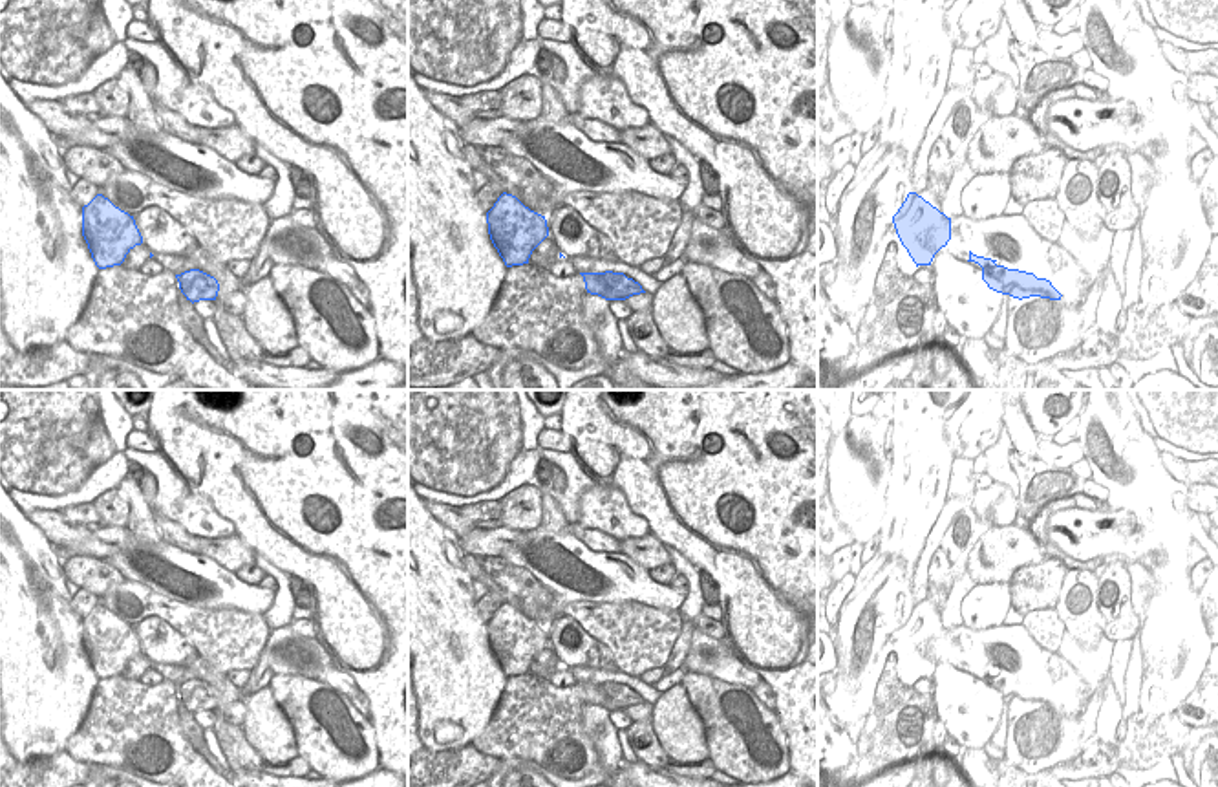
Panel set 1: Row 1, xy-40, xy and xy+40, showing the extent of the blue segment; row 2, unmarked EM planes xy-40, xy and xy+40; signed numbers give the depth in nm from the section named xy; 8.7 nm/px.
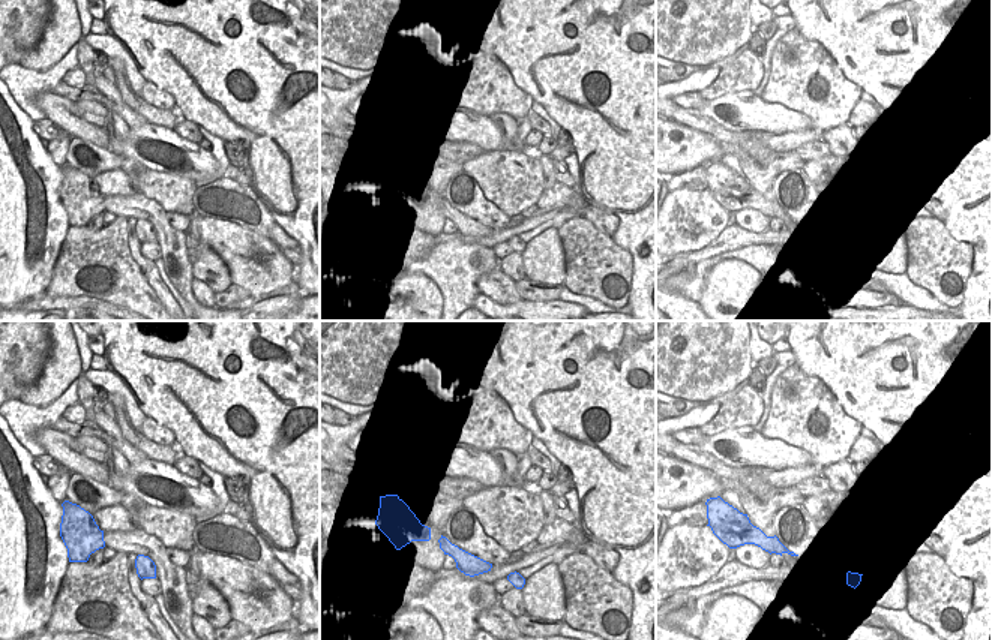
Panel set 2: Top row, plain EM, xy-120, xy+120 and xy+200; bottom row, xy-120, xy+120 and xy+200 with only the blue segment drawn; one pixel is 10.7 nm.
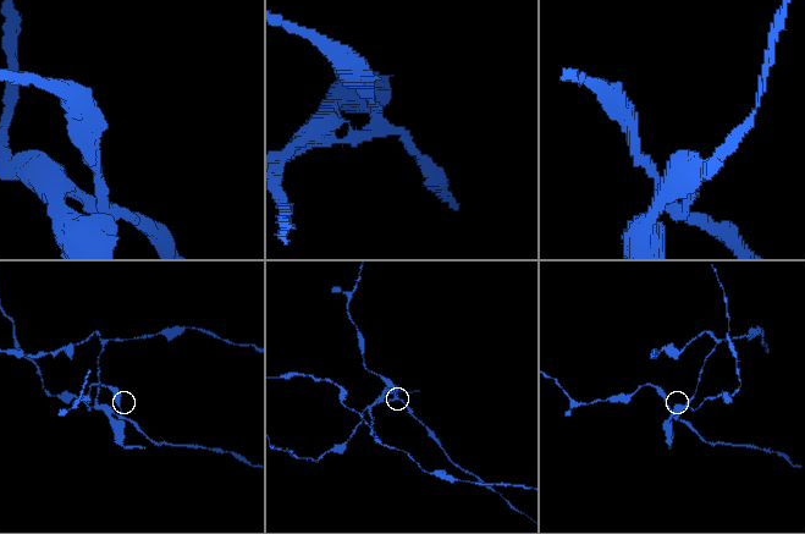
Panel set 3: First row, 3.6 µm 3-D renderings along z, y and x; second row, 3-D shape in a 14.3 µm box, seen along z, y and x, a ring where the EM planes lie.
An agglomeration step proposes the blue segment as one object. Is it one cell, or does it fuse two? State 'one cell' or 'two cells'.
two cells

